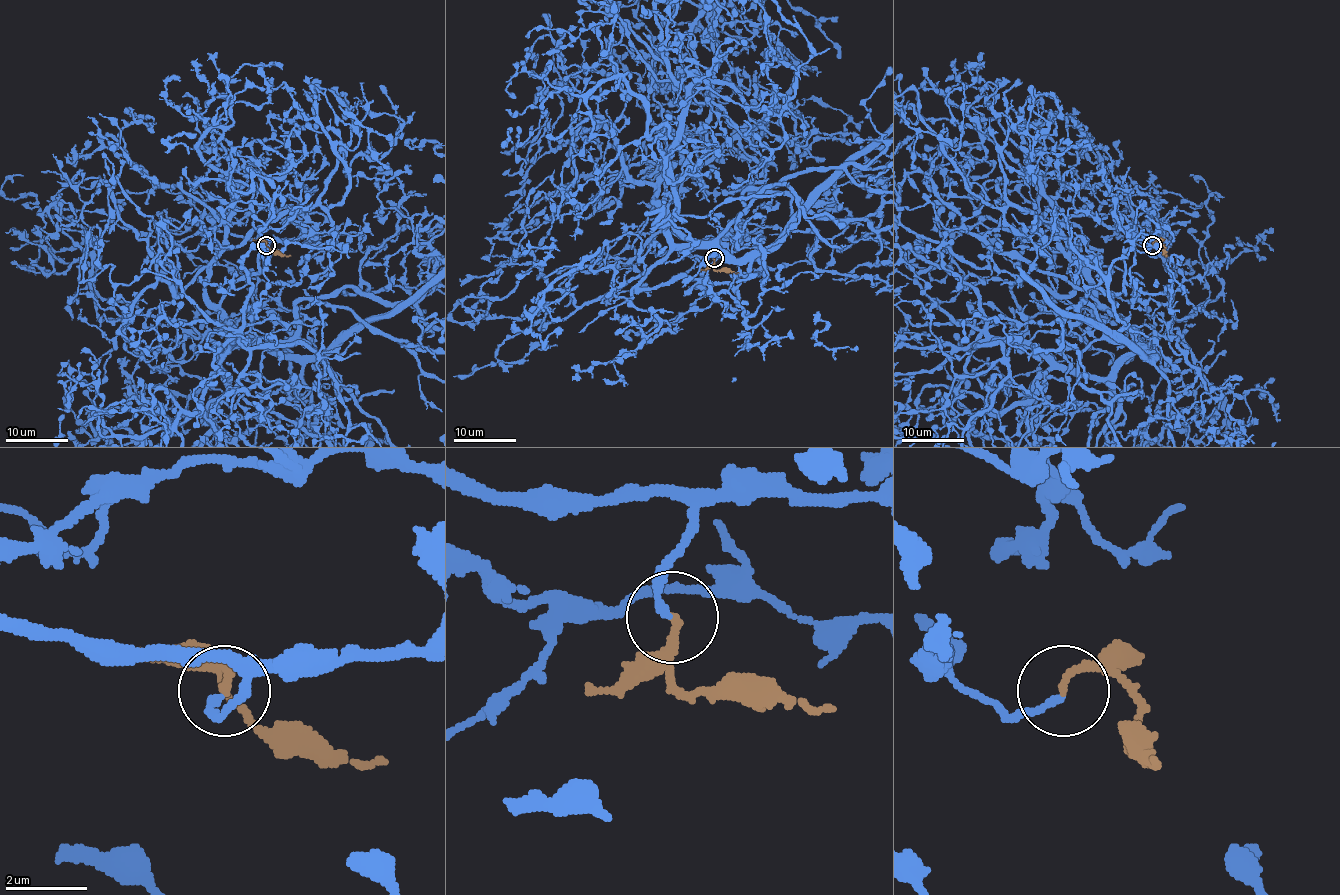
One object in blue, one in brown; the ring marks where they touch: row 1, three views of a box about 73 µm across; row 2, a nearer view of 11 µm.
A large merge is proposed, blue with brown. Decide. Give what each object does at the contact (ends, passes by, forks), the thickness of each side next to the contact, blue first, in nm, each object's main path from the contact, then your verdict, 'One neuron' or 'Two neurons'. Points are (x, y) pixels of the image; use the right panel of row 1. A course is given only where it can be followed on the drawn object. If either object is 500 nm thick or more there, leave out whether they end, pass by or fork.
At the ring blue ends. At the ring brown ends. Thickness 170 nm (blue) against 190 nm. Course of blue: (1152, 246), (1089, 216), (1060, 229), (1140, 355), (994, 250), (936, 263), (952, 208), (930, 142). Course of brown: (1152, 244), (1158, 241), (1166, 255). One neuron

